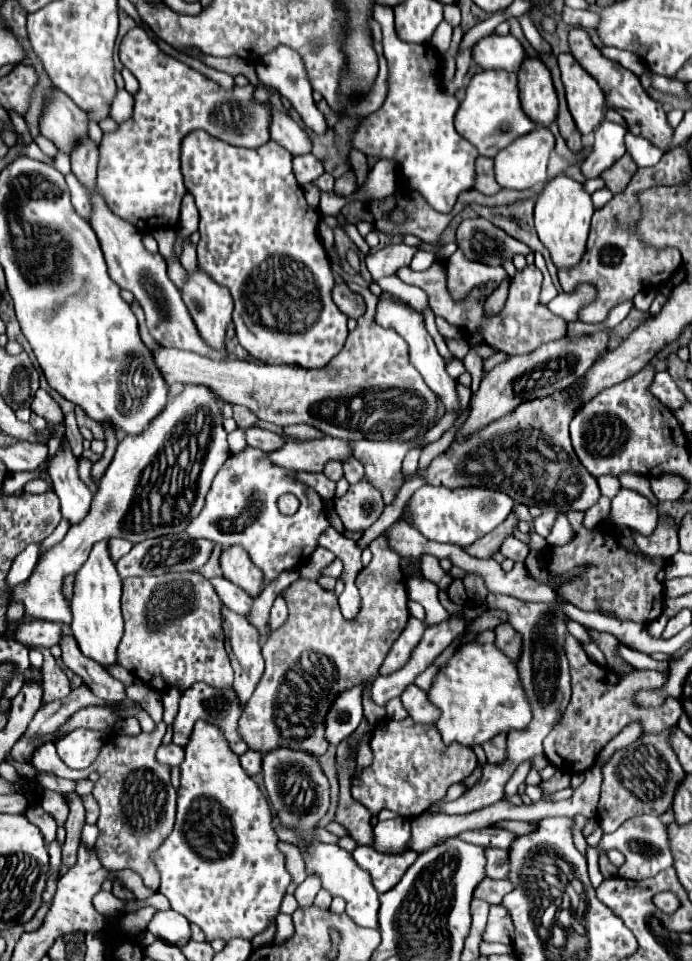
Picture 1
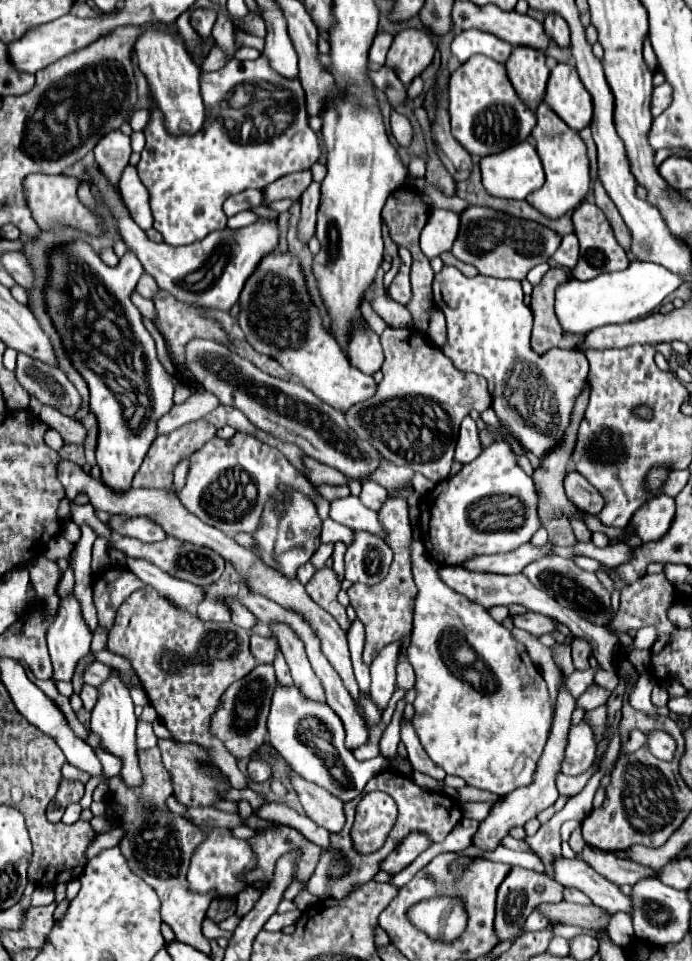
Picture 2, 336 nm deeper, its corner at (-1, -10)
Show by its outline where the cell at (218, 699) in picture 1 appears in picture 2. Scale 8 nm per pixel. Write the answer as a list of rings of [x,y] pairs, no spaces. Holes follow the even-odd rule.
[[[257,664],[247,676],[233,682],[223,694],[221,706],[217,708],[215,718],[211,720],[211,732],[227,746],[235,758],[249,758],[265,742],[267,736],[267,712],[275,692],[277,680],[273,664]]]

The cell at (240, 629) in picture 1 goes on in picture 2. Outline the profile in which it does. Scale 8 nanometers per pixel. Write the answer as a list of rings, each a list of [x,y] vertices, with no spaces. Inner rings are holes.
[[[251,636],[251,654],[261,664],[271,664],[279,652],[279,642],[275,636],[263,638],[263,636]]]

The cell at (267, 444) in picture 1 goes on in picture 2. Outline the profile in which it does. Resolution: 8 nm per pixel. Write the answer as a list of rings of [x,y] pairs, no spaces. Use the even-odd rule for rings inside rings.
[[[305,458],[305,470],[307,470],[307,478],[309,478],[315,486],[321,486],[321,484],[345,486],[345,484],[347,484],[347,478],[345,478],[339,470],[331,468],[331,466],[327,466],[327,464],[321,464],[321,462],[313,460],[313,458]]]

